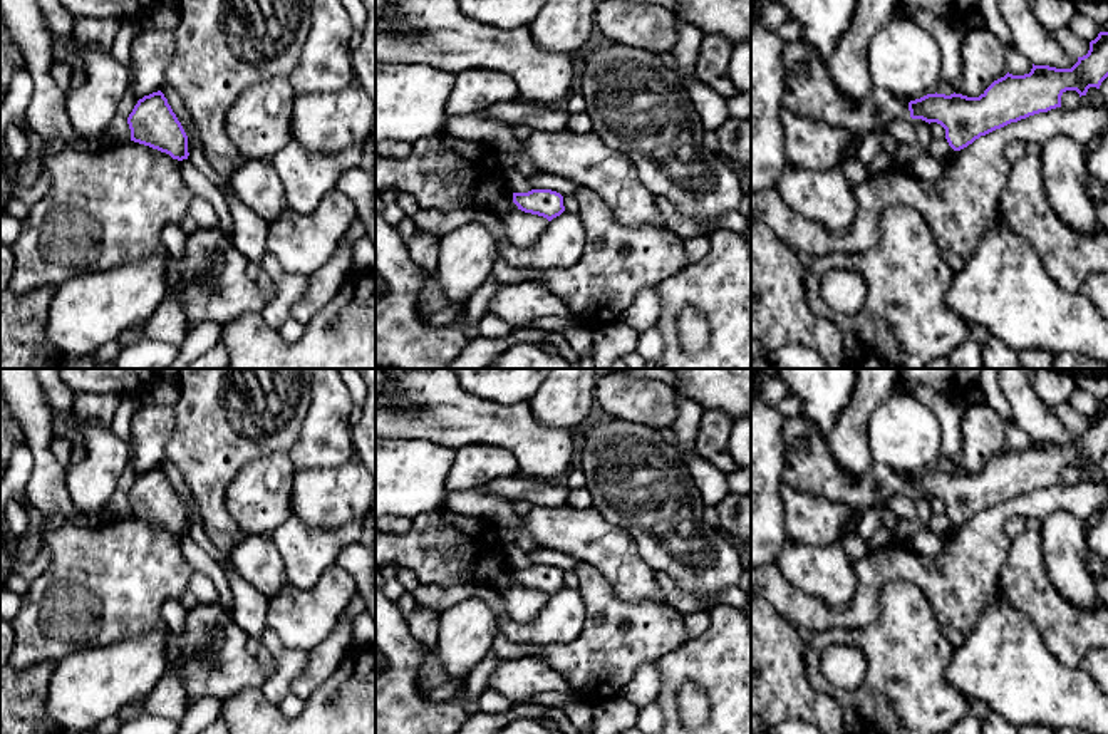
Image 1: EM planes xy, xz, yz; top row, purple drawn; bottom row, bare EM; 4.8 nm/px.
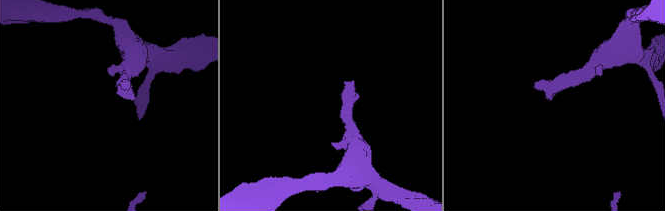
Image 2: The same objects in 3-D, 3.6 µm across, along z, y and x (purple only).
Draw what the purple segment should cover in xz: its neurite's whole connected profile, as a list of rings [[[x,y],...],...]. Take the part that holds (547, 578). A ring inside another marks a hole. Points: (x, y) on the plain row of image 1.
[[[531,565],[528,568],[513,568],[513,578],[518,585],[538,590],[551,597],[565,587],[563,571],[551,565]]]

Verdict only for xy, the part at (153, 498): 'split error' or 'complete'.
complete

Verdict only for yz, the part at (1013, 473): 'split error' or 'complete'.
split error

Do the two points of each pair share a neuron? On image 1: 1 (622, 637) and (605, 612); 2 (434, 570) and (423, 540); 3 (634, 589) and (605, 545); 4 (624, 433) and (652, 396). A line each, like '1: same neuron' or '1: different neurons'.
1: same neuron
2: same neuron
3: same neuron
4: different neurons

